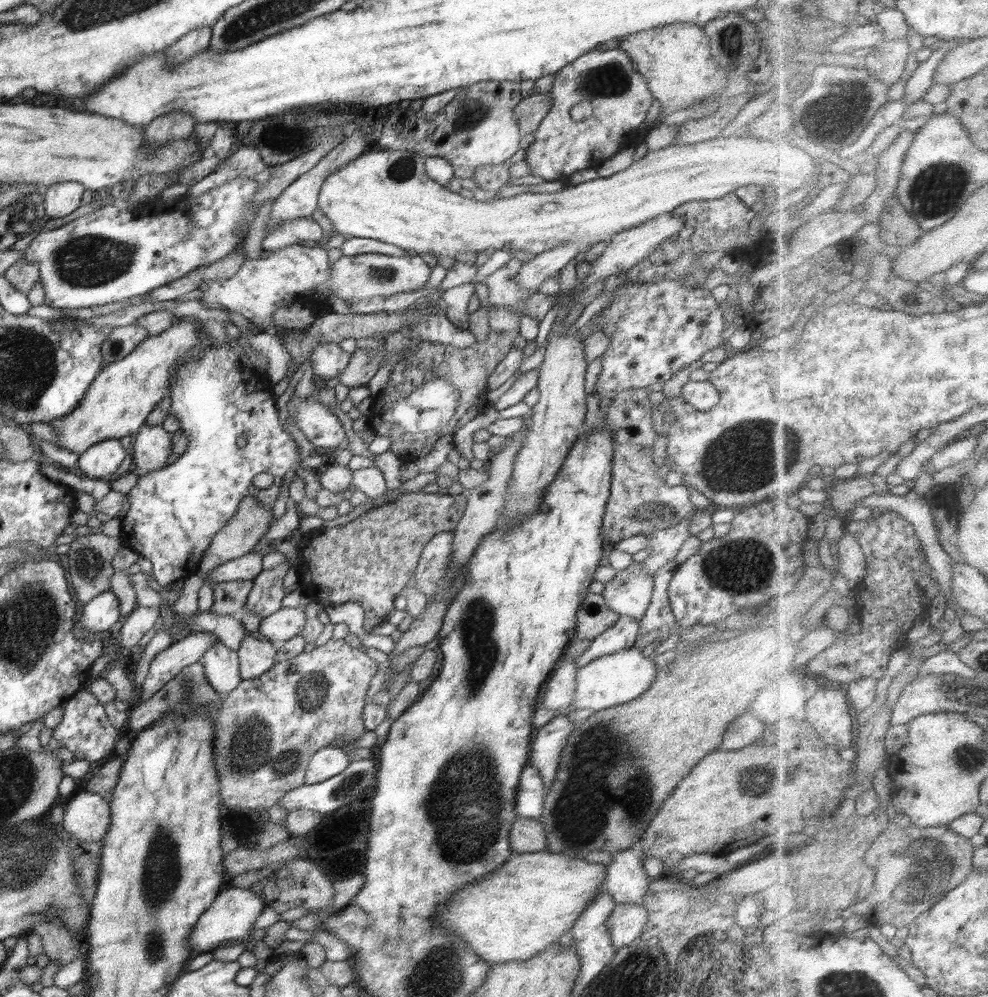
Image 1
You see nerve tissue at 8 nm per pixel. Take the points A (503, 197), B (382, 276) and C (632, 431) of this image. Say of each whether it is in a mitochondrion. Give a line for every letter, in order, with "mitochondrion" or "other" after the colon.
A: other
B: mitochondrion
C: other

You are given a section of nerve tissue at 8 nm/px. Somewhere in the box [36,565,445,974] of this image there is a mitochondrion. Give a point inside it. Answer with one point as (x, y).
(161, 876)

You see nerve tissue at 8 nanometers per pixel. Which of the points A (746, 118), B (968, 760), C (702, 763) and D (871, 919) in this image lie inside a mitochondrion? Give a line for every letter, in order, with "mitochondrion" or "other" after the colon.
A: other
B: mitochondrion
C: other
D: other

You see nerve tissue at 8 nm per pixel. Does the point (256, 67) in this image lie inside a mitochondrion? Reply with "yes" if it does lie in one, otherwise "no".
no

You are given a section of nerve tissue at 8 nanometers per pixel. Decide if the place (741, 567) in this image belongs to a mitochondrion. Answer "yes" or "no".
yes

